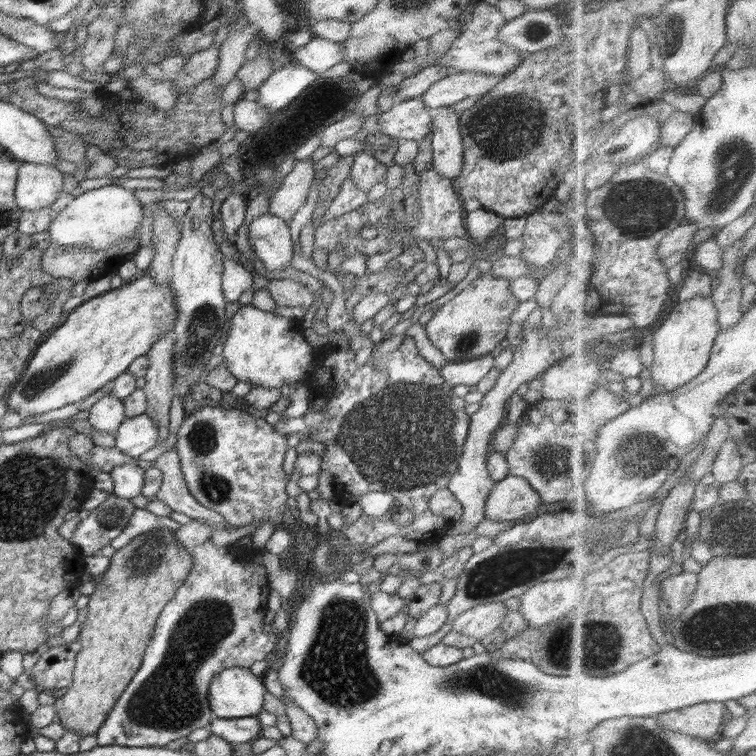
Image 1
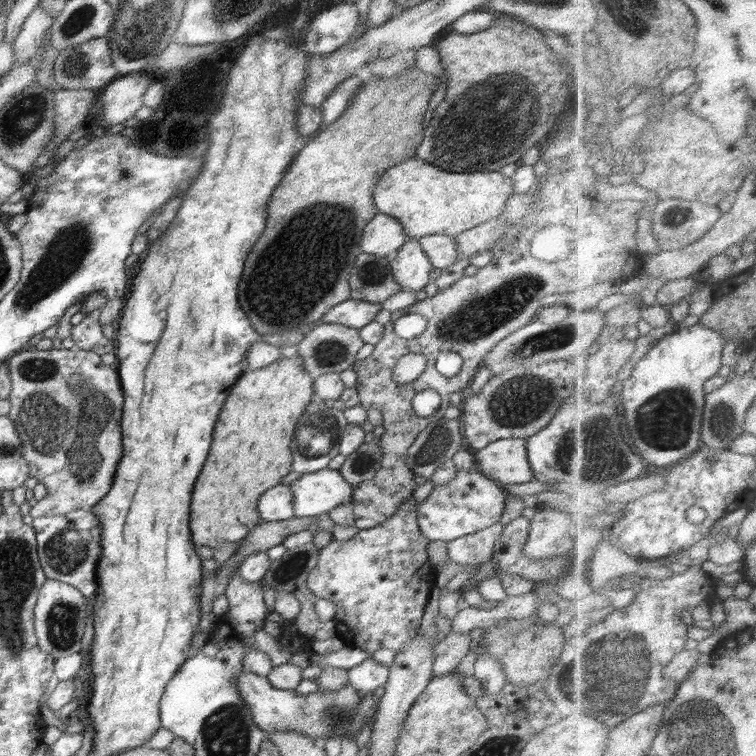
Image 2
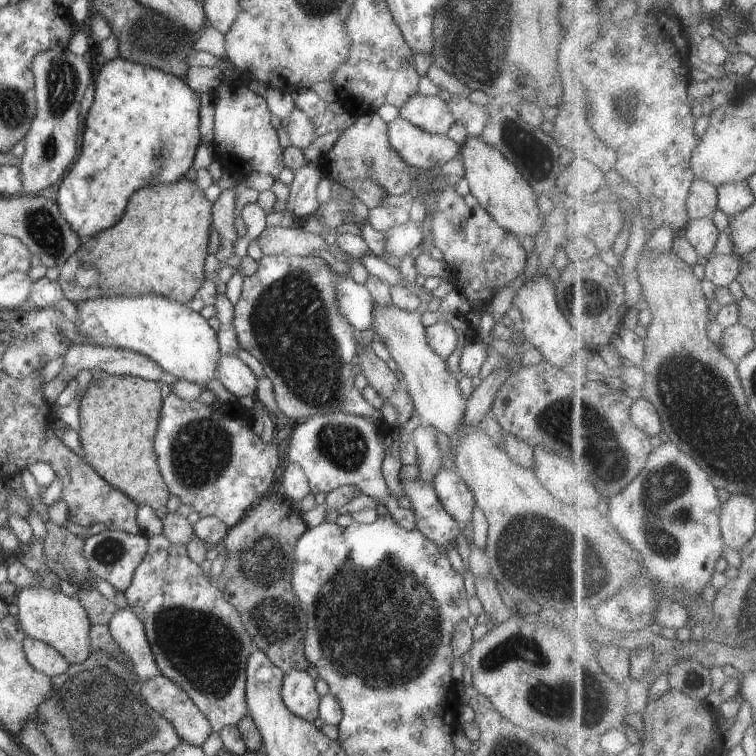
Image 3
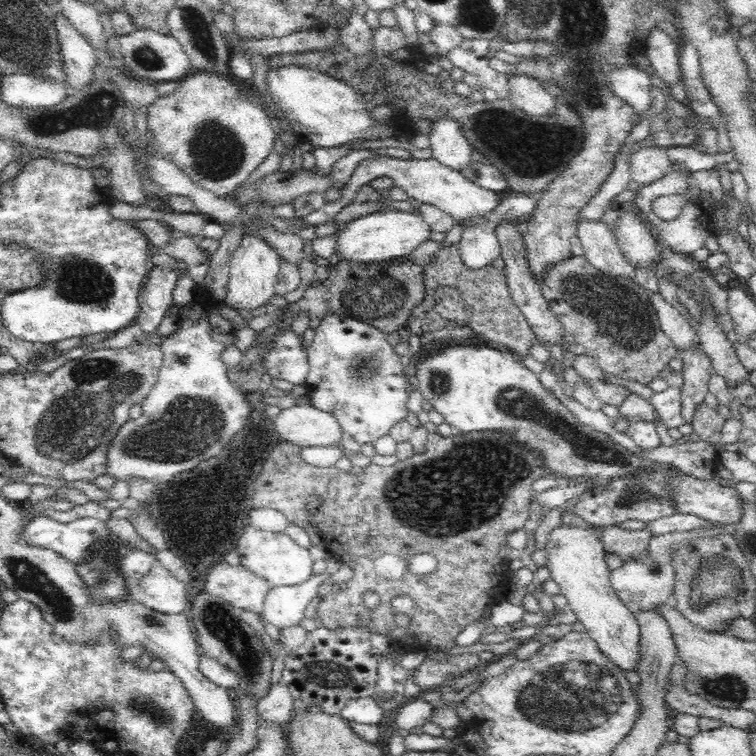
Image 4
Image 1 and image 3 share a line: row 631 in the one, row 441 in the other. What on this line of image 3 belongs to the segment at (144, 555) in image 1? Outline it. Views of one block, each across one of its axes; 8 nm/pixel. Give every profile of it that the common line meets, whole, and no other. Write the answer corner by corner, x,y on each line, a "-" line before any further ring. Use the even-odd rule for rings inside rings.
101,370
93,371
93,377
84,390
80,402
79,421
80,444
84,449
84,460
116,490
130,496
139,507
150,506
156,516
162,520
168,511
167,503
171,498
170,491
160,474
154,452
154,436
158,418
162,413
163,398
161,384
132,375
111,375

